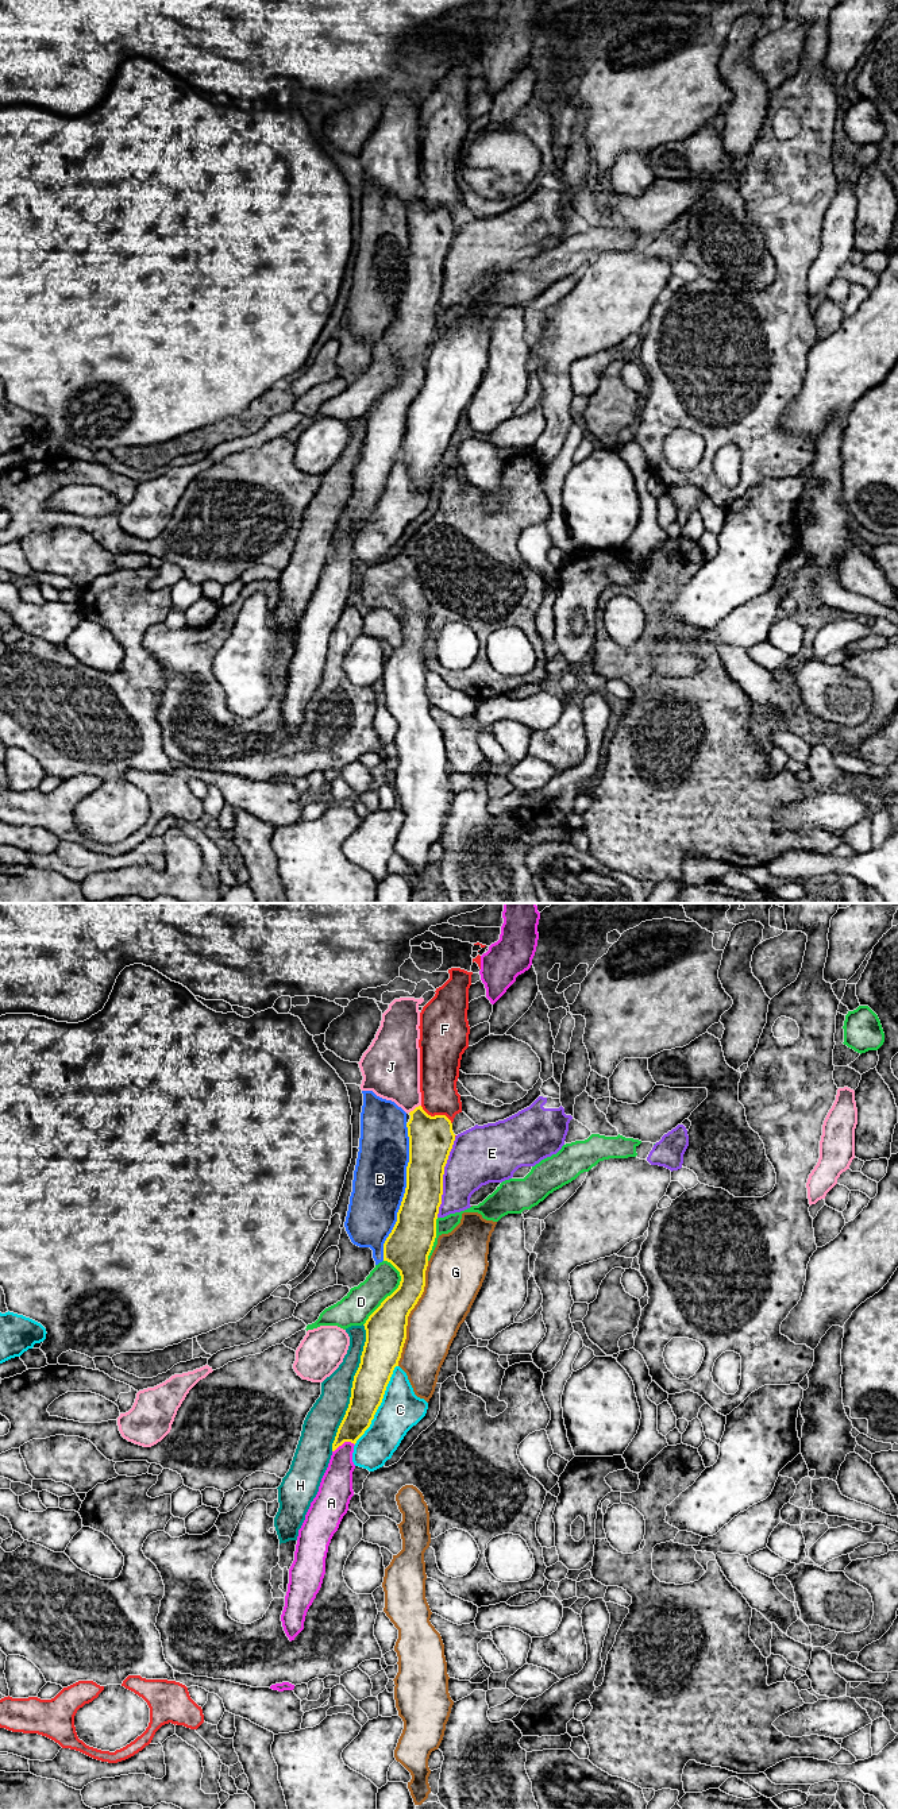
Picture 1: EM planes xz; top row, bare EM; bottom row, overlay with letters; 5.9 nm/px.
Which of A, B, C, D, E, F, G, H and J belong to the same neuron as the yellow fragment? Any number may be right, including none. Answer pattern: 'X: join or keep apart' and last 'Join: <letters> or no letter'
A: keep apart
B: keep apart
C: keep apart
D: join
E: keep apart
F: keep apart
G: keep apart
H: keep apart
J: keep apart
Join: D

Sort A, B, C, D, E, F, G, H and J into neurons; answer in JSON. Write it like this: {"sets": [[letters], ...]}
{"sets": [["A"], ["B", "H"], ["C"], ["D"], ["E"], ["F"], ["G"], ["J"]]}

